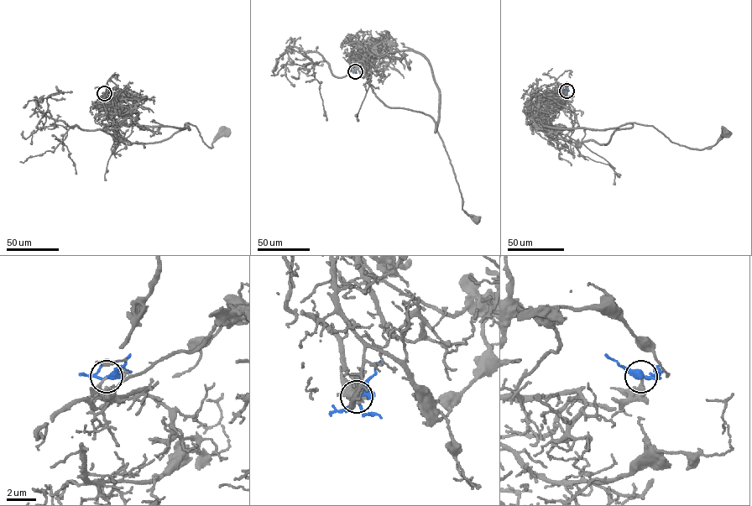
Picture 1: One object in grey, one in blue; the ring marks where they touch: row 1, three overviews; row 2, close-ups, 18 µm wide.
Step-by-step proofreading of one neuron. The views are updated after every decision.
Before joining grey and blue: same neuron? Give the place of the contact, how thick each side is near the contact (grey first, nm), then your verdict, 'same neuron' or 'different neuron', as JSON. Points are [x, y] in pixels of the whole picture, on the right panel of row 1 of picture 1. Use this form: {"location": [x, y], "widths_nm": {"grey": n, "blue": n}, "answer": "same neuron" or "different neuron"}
{"location": [566, 91], "widths_nm": {"grey": 200, "blue": 280}, "answer": "different neuron"}

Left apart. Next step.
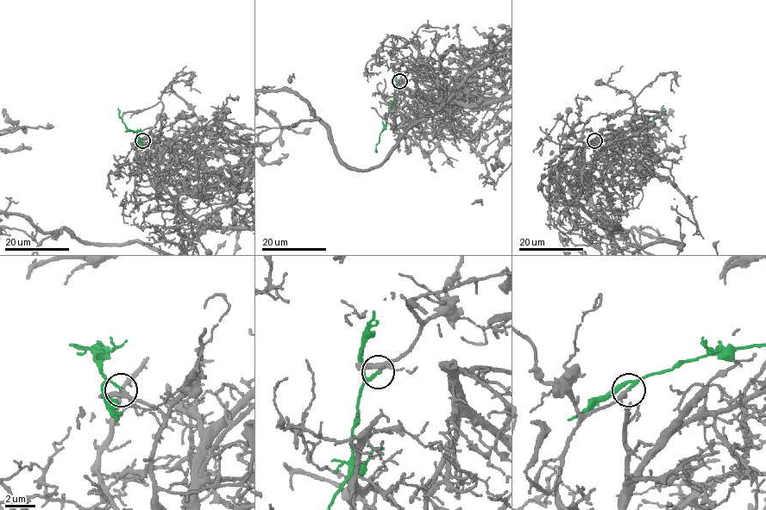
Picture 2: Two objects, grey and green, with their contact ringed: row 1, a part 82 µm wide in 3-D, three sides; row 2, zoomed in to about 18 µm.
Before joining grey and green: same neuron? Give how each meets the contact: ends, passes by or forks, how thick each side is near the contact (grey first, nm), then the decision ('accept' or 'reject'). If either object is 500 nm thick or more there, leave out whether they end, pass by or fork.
grey forks | green ends | 240/180 nm | accept

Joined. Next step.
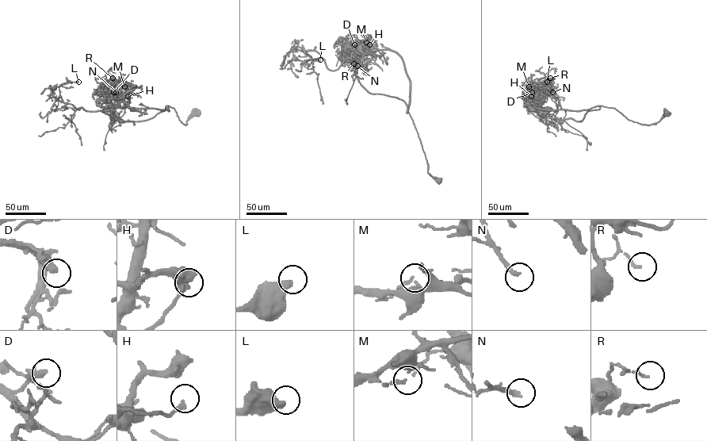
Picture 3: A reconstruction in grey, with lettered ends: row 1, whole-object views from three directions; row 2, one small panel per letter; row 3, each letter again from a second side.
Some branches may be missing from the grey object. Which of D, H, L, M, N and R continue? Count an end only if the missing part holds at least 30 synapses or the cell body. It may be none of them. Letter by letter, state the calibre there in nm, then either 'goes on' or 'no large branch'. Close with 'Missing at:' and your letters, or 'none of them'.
D: 280 nm | goes on
H: 150 nm | no large branch
L: 480 nm | no large branch
M: 160 nm | no large branch
N: 240 nm | goes on
R: 120 nm | no large branch
Missing at: D, N

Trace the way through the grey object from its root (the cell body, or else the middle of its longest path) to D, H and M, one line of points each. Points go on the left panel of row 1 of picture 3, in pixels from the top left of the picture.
D: (197, 113), (185, 125), (169, 105), (169, 110), (116, 107), (106, 95), (108, 91), (113, 92)
H: (197, 113), (185, 125), (179, 120), (174, 109), (169, 105), (169, 110), (132, 109), (124, 100), (128, 96)
M: (197, 113), (185, 125), (169, 105), (169, 110), (132, 109), (124, 101), (119, 87), (124, 86)

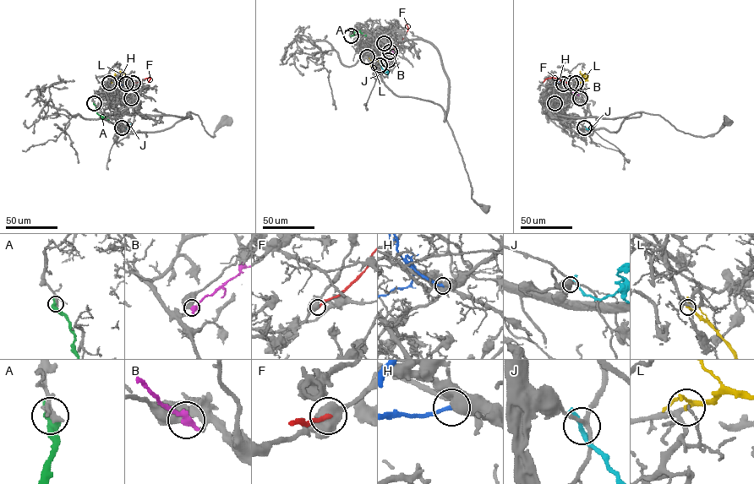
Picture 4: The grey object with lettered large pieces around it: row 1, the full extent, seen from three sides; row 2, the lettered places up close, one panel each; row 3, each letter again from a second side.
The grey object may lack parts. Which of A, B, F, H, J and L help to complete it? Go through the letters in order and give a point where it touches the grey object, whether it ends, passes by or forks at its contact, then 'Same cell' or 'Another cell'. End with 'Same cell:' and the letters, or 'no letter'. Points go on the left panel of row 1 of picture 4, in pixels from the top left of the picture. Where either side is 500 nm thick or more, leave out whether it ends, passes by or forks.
A: Touches grey at (94, 103). Another cell
B: Touches grey at (131, 98). Another cell
F: Touches grey at (133, 83). Another cell
H: Touches grey at (126, 84). It ends there. Another cell
J: Touches grey at (122, 127). It passes by. Another cell
L: Touches grey at (109, 83). It passes by. Same cell
Same cell: L

